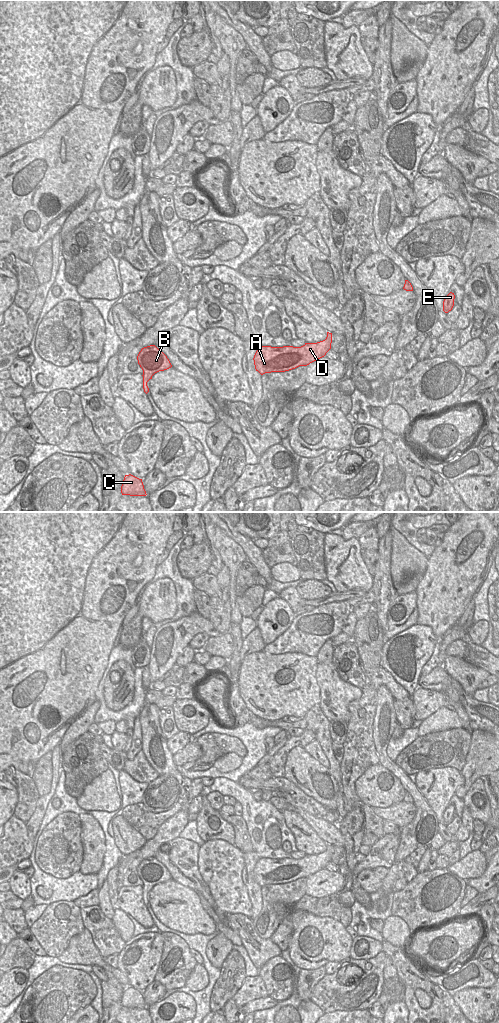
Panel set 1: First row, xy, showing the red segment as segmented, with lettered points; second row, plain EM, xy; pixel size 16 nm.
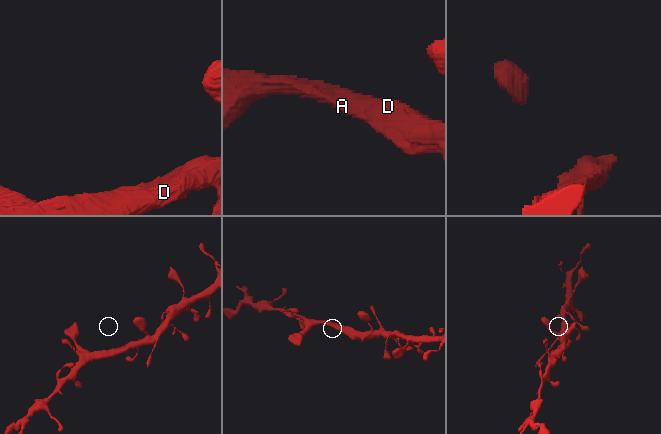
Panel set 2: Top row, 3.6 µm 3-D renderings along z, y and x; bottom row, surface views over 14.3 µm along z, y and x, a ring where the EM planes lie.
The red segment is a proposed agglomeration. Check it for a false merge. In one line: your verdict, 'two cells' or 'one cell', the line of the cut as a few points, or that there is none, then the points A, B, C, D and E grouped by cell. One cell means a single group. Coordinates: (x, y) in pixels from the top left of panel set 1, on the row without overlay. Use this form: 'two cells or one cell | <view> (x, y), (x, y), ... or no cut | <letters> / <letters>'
one cell | no cut | A B C D E

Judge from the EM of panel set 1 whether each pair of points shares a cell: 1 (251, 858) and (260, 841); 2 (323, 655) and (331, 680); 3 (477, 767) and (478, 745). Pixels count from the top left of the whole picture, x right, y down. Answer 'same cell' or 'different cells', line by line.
1: different cells
2: different cells
3: same cell

